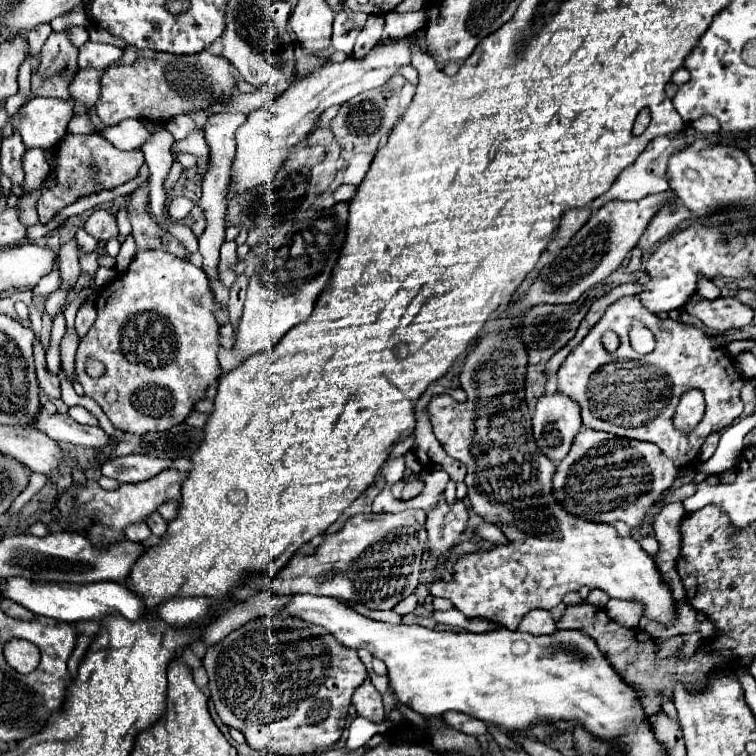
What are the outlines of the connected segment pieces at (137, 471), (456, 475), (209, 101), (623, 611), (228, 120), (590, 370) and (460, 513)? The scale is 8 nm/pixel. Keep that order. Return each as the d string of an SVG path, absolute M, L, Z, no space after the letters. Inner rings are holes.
M133 454L133 456L111 458L101 466L101 470L103 470L103 476L115 478L121 484L123 482L143 482L143 480L157 476L165 468L169 468L171 462L173 460L167 460L167 458Z
M437 383L431 384L424 394L419 398L414 408L416 419L415 444L413 454L427 472L433 470L445 470L453 482L463 482L465 478L465 466L445 454L439 440L433 434L431 420L427 414L427 405L431 398L438 394L450 394L450 391Z
M207 50L191 56L155 54L155 58L137 58L135 64L113 64L101 78L101 102L97 116L103 124L113 126L127 118L147 118L165 124L177 114L193 114L215 108L227 94L235 90L235 68L223 56ZM197 92L197 94L195 94Z
M611 598L609 604L605 606L605 612L609 612L609 616L613 620L619 620L619 624L625 624L627 628L637 626L641 616L643 616L643 604L635 602L635 600L617 600Z
M219 112L211 114L205 122L205 142L209 146L209 166L203 176L203 196L199 200L199 206L203 208L207 216L207 230L199 236L199 252L203 254L203 270L209 276L211 284L217 284L219 280L219 248L225 240L225 202L227 202L227 190L229 190L229 168L231 160L235 156L235 130L245 122L245 114L241 112Z
M637 296L621 298L615 304L611 304L603 314L603 318L585 336L585 340L567 356L557 376L559 376L557 390L565 392L575 402L579 402L585 428L611 432L621 438L653 442L675 464L693 462L699 456L705 438L711 432L721 432L723 428L731 426L733 420L739 418L743 412L741 386L745 384L745 378L737 372L727 348L713 346L711 334L695 326L687 326L683 322L675 322L669 318L661 320L659 316L651 314L639 302ZM633 318L645 322L647 328L653 330L657 338L653 354L639 356L637 352L631 352L627 330ZM607 330L613 330L621 340L619 358L607 354L601 346L601 336ZM643 388L655 388L655 416L653 416L653 398L649 398L647 402L647 394L643 394L645 392ZM693 388L701 390L705 396L707 406L705 416L691 432L681 432L673 426L673 414L681 394Z
M445 500L433 510L427 512L427 534L431 544L431 554L443 556L453 550L461 532L467 526L467 508L465 502L459 500L457 504L449 506Z

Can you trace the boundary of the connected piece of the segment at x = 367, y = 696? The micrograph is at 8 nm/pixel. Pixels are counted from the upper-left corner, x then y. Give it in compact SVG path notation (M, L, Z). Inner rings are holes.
M367 678L365 684L361 684L361 688L357 688L357 692L353 694L353 704L357 708L357 714L375 722L383 720L383 702L381 702L381 694L375 690L375 686L371 684L371 680Z

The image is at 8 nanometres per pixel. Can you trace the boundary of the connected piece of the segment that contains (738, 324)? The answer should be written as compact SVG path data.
M695 298L685 306L685 312L697 316L707 328L716 332L743 328L753 320L753 310L735 298Z

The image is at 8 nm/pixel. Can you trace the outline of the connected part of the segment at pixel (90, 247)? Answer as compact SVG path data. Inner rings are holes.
M83 227L78 228L75 237L81 249L86 253L90 253L98 247L99 242L88 234Z

